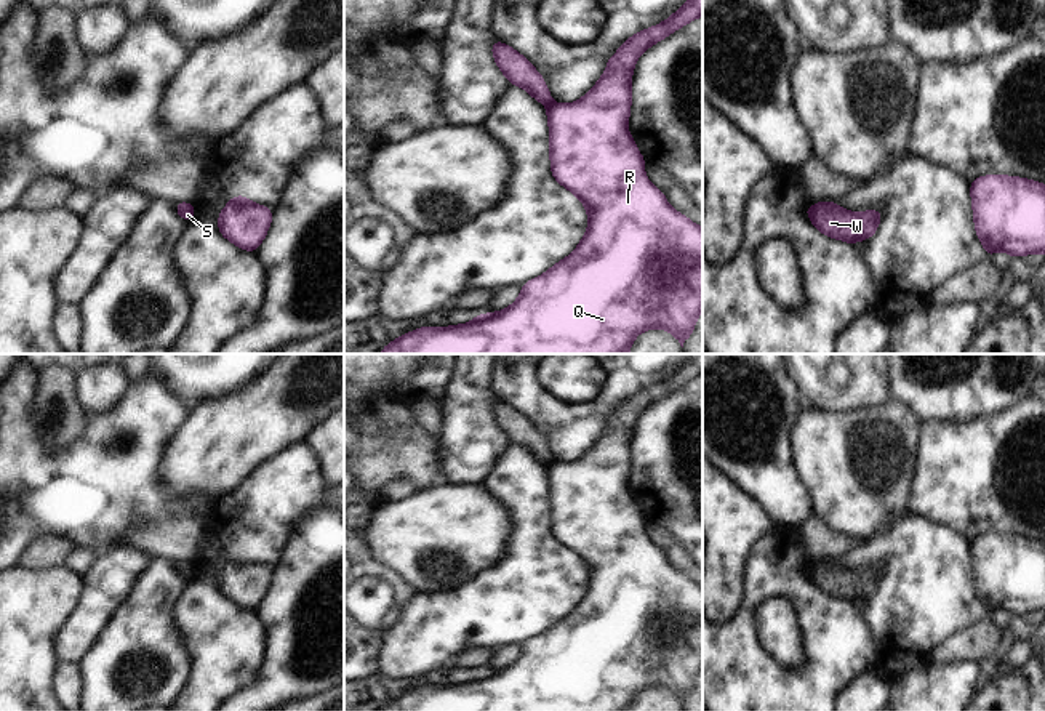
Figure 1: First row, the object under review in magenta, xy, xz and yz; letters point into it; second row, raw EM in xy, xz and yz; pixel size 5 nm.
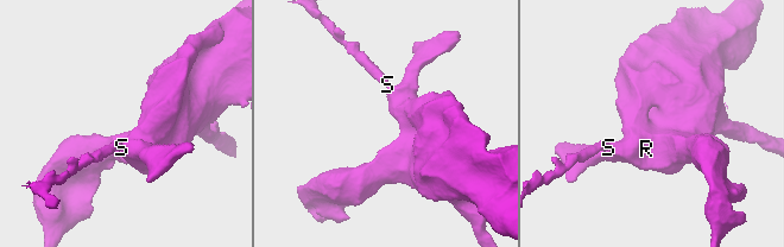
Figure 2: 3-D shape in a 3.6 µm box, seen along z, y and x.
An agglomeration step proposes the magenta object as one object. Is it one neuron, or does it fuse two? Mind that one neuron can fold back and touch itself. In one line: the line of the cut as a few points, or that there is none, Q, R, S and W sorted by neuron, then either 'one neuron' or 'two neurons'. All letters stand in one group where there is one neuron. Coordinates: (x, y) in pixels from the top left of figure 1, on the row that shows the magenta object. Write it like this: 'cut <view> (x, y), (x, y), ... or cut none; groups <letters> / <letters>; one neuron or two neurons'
cut xz (551, 101), (548, 106); groups Q R W / S; two neurons

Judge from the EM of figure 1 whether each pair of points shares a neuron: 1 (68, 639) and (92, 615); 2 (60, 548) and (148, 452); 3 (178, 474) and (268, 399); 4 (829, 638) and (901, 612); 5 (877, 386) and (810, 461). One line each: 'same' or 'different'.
1: same
2: different
3: same
4: different
5: different

